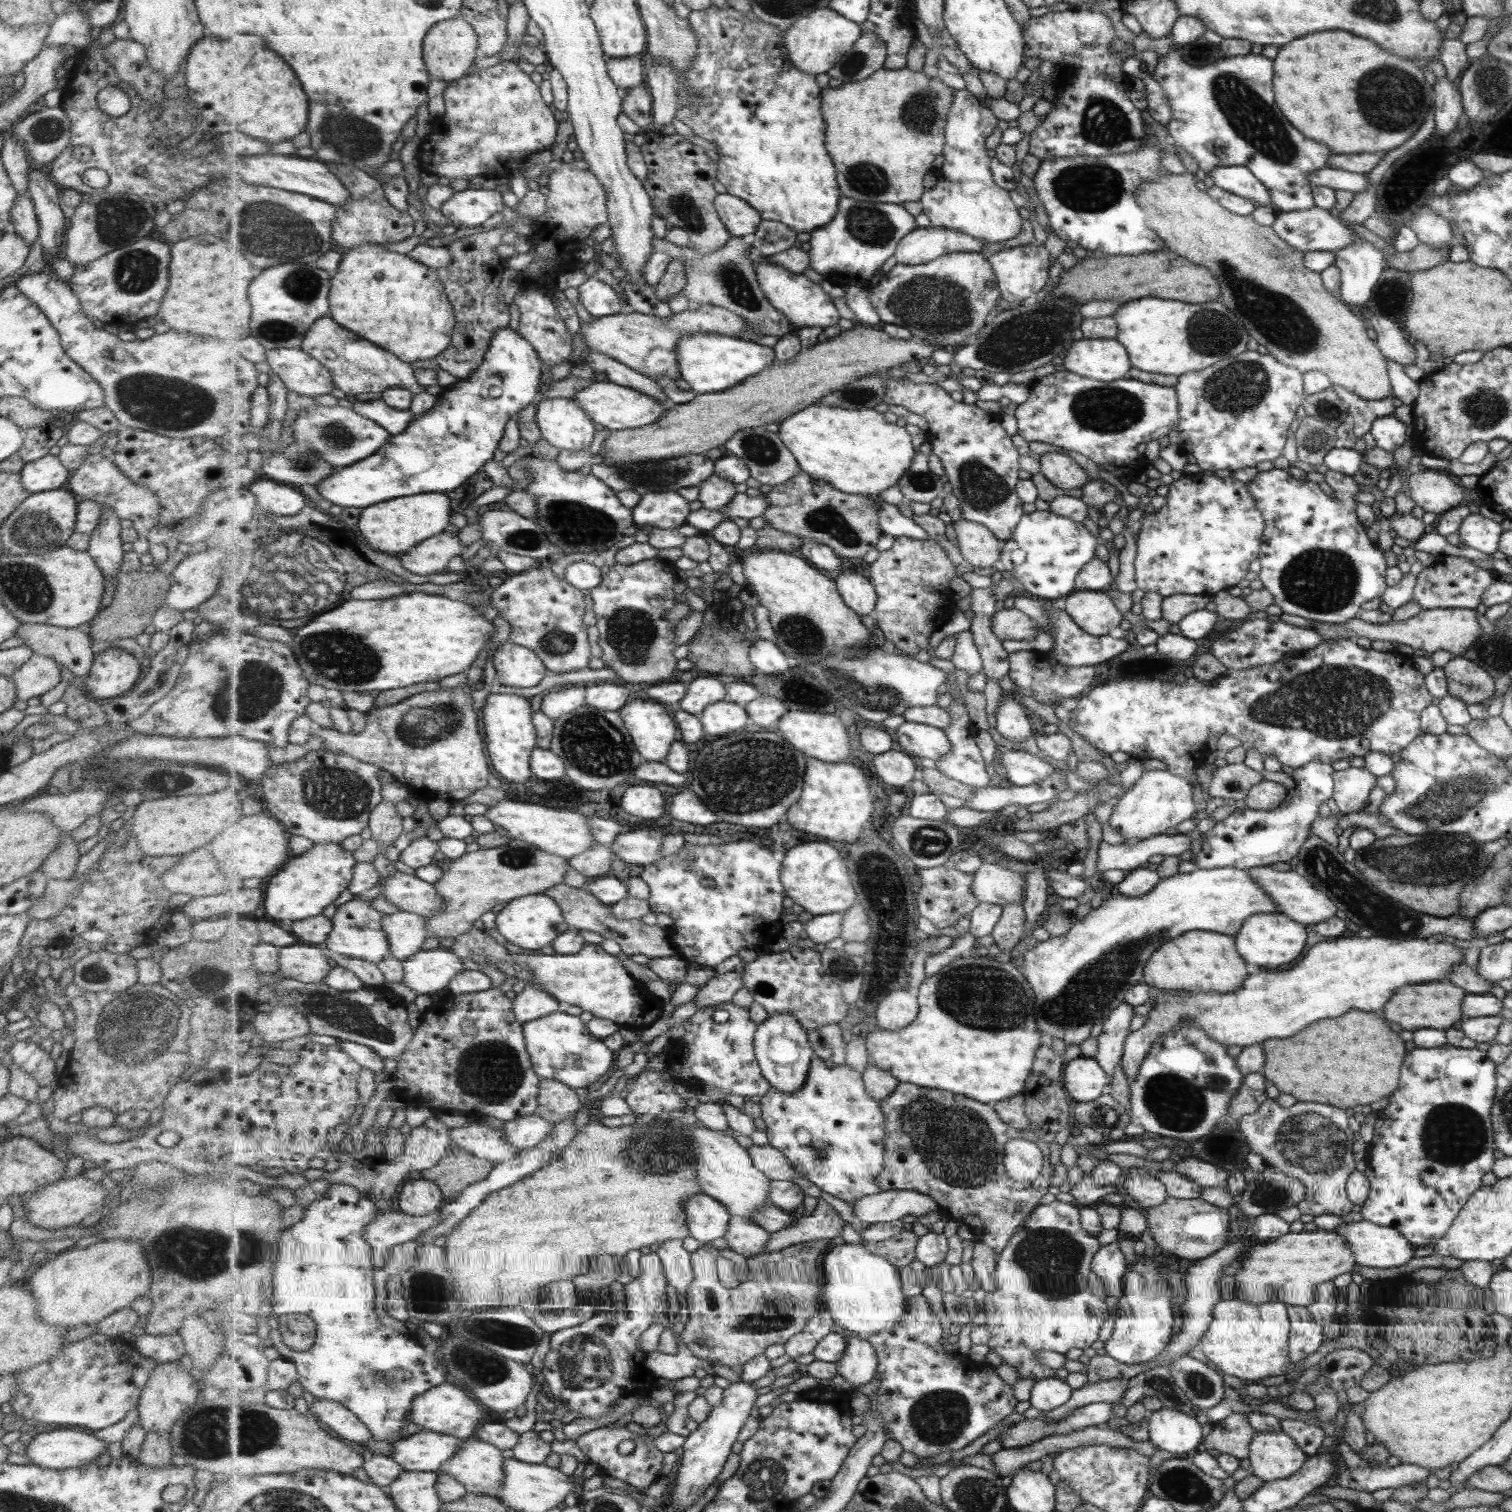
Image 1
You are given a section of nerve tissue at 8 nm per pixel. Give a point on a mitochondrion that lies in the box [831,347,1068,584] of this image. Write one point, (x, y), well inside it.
(983, 489)

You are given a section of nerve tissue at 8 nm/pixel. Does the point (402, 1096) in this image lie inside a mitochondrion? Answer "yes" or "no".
no

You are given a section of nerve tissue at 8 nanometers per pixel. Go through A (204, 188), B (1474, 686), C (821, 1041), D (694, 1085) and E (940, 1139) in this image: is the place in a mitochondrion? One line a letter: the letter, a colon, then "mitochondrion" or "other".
A: other
B: mitochondrion
C: other
D: other
E: mitochondrion

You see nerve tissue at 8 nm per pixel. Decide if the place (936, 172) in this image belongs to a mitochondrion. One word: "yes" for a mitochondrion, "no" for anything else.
no

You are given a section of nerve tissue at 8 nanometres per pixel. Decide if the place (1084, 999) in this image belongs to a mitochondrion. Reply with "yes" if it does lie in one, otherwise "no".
yes

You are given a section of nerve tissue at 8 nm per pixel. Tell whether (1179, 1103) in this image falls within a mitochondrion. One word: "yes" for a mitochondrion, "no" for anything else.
yes

